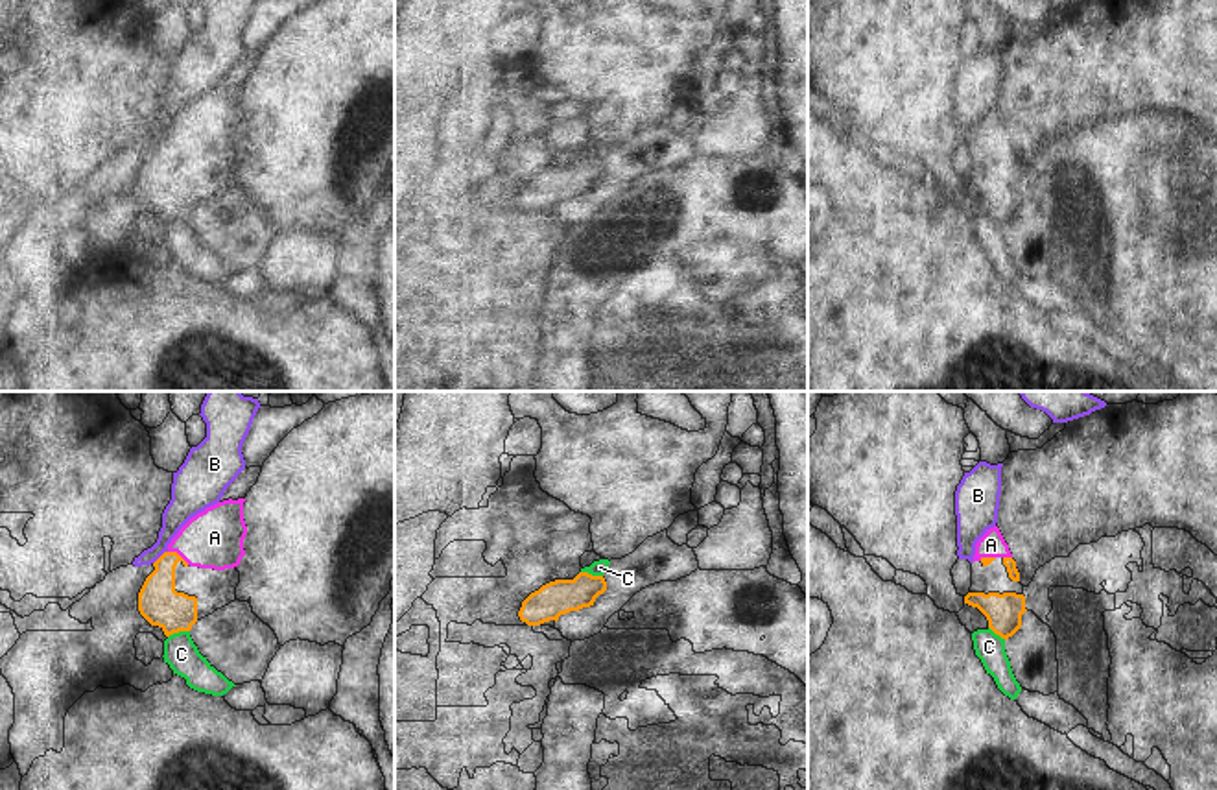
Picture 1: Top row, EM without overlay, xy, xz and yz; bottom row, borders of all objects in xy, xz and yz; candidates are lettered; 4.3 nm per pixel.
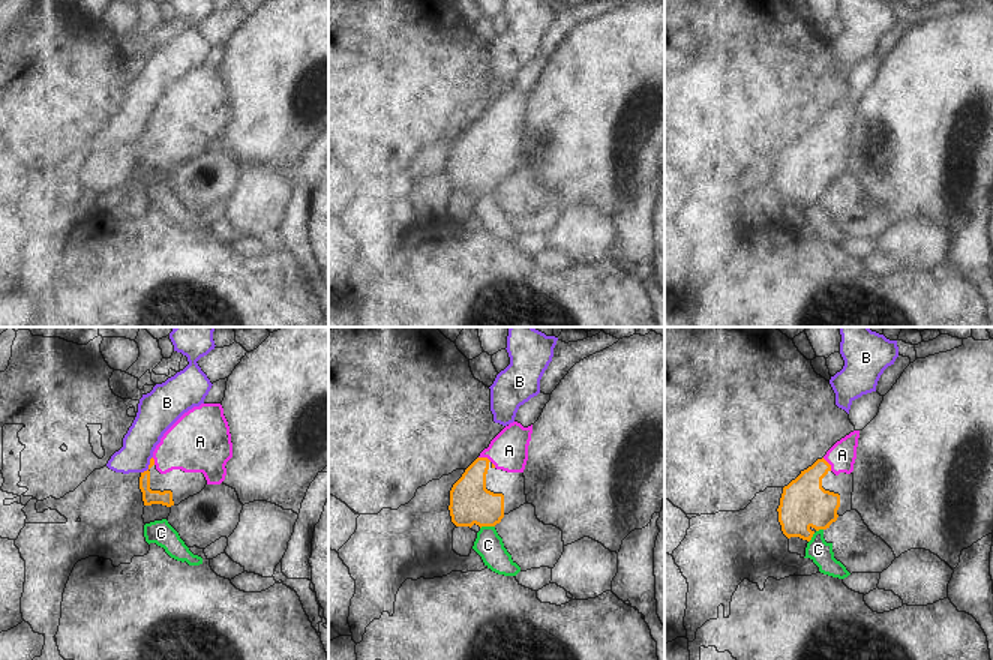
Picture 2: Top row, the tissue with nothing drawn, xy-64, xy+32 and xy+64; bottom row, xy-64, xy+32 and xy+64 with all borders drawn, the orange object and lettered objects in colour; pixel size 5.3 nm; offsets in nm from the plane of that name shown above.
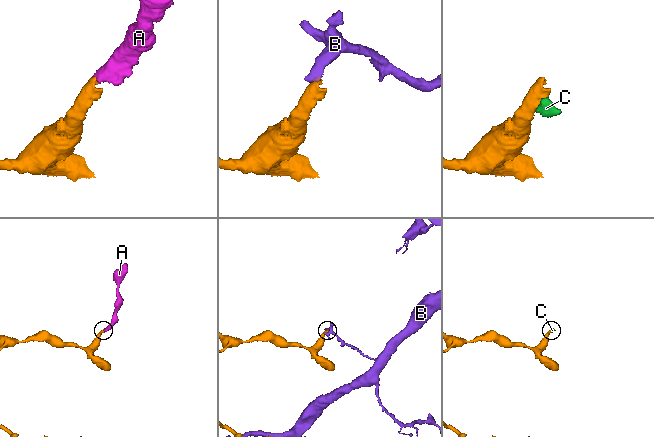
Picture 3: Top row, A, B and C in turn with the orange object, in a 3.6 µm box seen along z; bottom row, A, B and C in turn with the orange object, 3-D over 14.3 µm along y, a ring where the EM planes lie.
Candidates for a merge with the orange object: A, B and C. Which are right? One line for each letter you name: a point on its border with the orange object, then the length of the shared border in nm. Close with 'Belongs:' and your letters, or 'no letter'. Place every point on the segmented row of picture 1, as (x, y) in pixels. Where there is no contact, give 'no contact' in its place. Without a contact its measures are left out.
A: xy (179, 556) | 110 nm
Belongs: A

